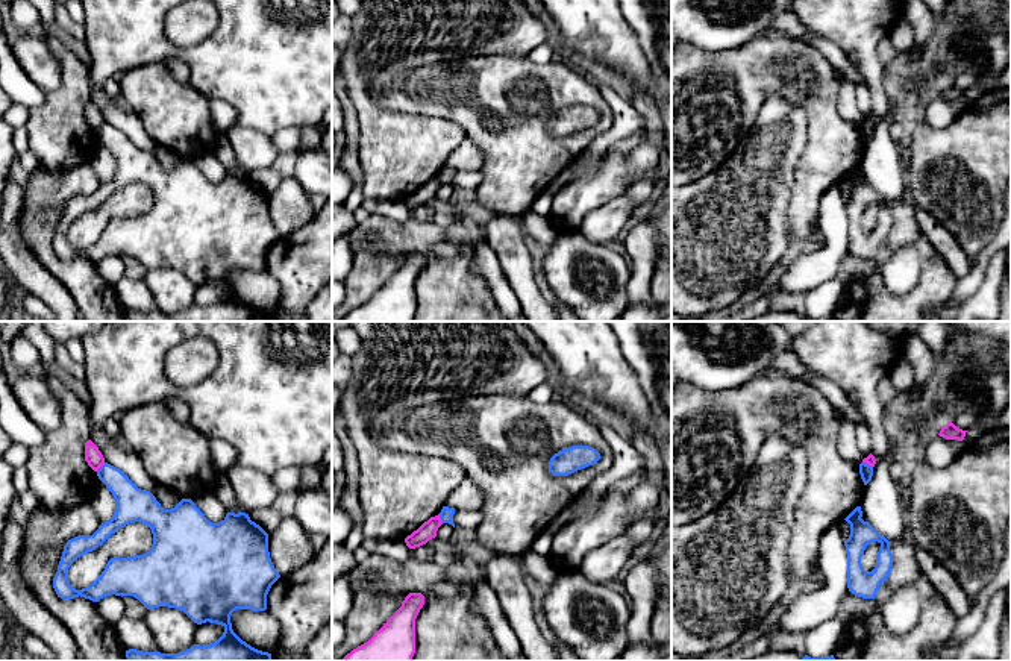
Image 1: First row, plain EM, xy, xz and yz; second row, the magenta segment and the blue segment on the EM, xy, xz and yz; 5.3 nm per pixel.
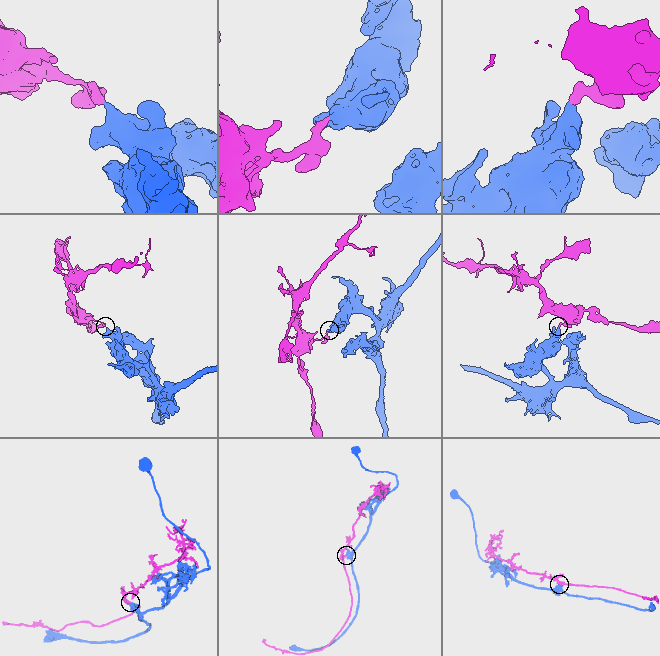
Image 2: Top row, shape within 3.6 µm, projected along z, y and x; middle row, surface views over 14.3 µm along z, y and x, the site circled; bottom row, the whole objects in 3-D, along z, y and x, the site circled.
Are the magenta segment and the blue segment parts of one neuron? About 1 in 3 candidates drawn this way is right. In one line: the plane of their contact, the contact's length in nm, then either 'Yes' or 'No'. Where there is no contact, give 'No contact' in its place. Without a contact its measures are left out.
Touches magenta in xy. Shared border 70 nm. No

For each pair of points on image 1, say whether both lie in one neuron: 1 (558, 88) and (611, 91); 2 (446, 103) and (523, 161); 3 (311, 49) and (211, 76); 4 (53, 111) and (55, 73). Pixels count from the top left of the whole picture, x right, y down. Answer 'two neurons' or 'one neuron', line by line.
1: two neurons
2: one neuron
3: one neuron
4: two neurons

